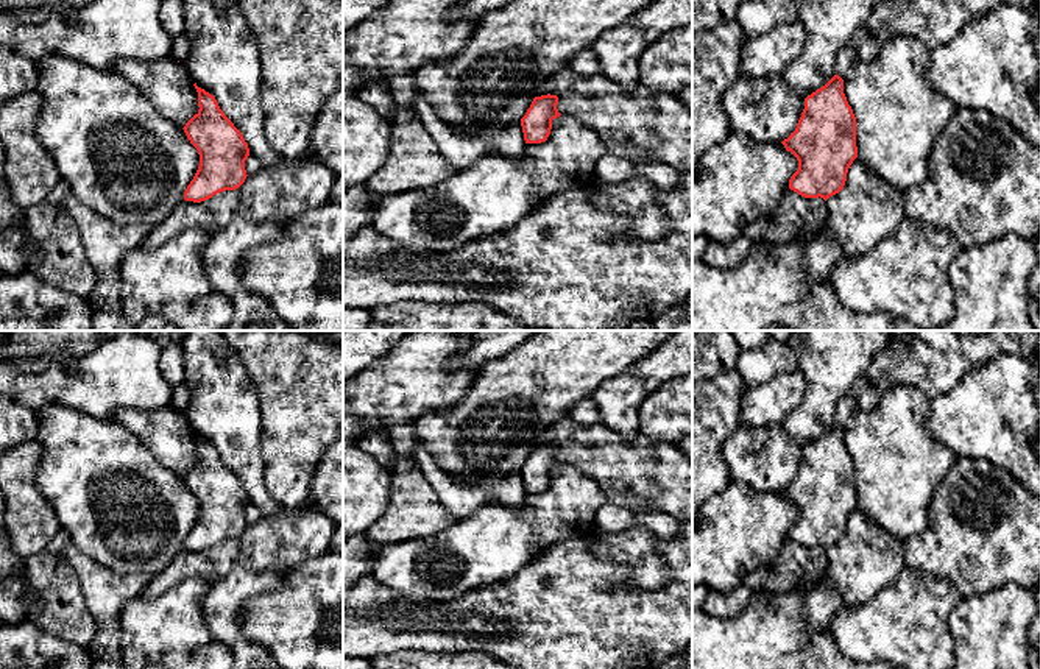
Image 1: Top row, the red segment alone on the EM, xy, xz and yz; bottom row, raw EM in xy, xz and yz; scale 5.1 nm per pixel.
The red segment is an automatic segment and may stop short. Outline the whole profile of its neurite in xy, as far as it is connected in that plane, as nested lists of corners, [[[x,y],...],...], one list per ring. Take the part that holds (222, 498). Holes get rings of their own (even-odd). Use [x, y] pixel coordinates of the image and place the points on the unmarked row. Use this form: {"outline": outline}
{"outline": [[[193,434],[198,441],[198,462],[182,477],[190,493],[198,499],[198,519],[184,541],[186,550],[201,552],[225,540],[239,538],[246,529],[245,510],[249,505],[242,482],[220,458],[214,444]]]}

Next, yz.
{"outline": [[[839,424],[805,448],[795,480],[781,493],[798,510],[791,540],[826,550],[844,538],[858,496],[856,466]]]}

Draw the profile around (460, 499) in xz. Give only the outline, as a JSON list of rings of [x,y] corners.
[[[418,443],[415,462],[426,480],[437,493],[441,505],[455,518],[471,516],[486,501],[493,499],[508,508],[518,508],[525,501],[521,473],[510,473],[504,479],[493,479],[483,485],[466,485],[446,474],[429,451]]]

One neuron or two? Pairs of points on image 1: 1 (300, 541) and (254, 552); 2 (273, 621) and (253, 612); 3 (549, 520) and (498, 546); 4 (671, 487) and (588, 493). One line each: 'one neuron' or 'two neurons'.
1: one neuron
2: one neuron
3: one neuron
4: two neurons

